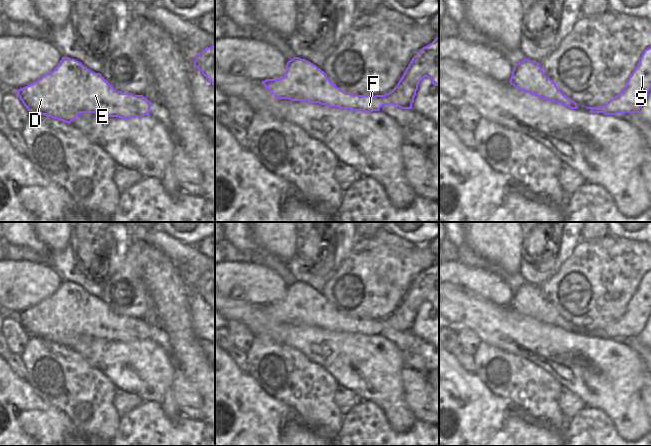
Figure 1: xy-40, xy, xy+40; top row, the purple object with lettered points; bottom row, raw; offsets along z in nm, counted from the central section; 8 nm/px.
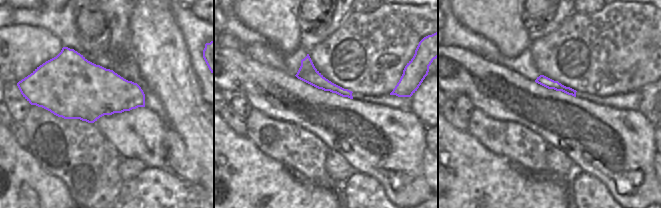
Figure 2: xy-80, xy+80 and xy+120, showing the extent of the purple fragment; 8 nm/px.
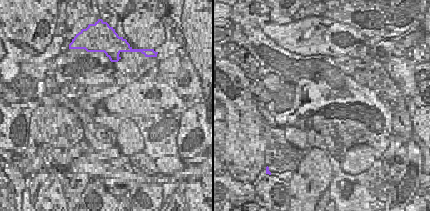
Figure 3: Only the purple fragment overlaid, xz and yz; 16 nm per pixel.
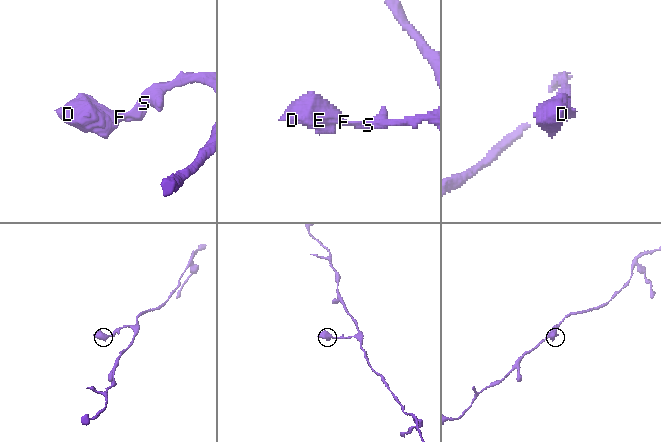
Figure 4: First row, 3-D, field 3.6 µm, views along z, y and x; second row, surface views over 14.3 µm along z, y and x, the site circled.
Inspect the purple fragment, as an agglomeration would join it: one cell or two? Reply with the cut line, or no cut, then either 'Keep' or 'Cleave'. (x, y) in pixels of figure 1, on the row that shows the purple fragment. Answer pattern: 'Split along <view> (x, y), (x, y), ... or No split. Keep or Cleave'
No split. Keep.

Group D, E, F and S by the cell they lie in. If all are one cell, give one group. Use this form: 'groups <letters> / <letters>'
groups D E F S

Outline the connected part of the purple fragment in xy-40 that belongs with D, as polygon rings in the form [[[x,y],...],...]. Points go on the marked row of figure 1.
[[[62,57],[53,71],[15,92],[30,113],[39,113],[65,123],[71,123],[81,113],[95,113],[121,119],[143,117],[150,115],[152,104],[143,95],[117,91],[100,73],[91,71],[69,57]]]

